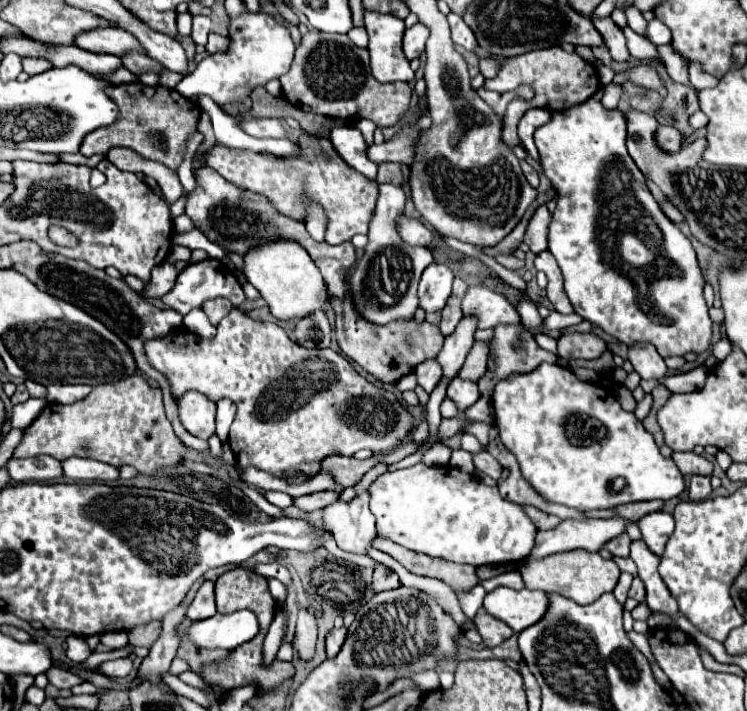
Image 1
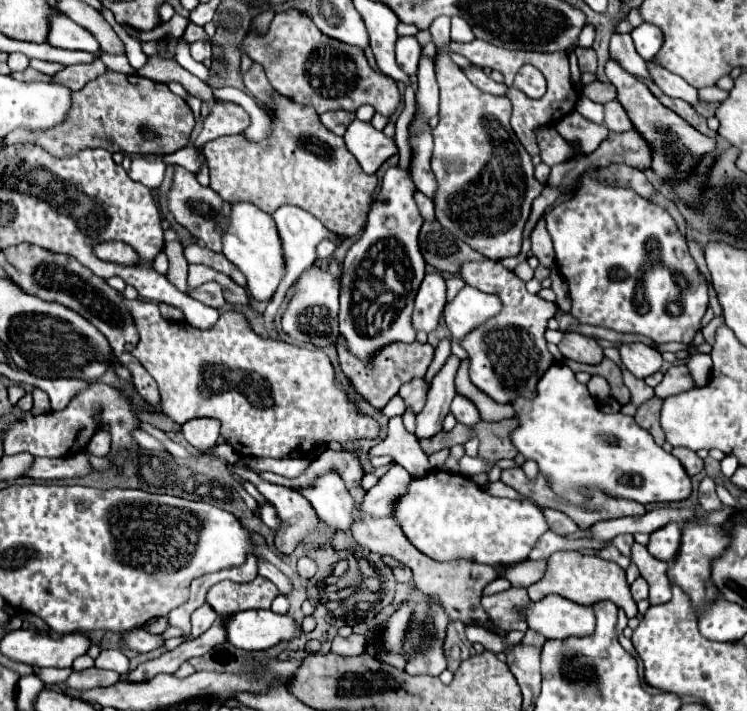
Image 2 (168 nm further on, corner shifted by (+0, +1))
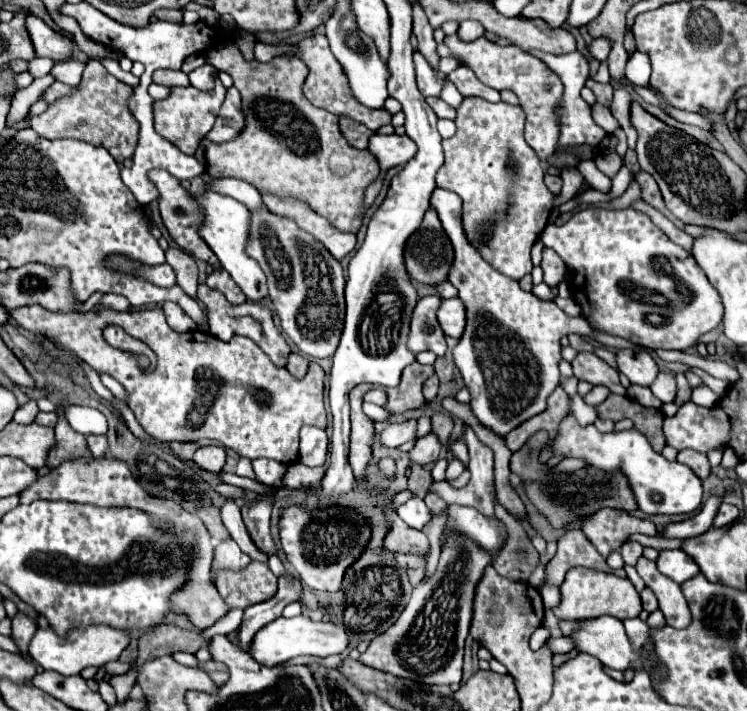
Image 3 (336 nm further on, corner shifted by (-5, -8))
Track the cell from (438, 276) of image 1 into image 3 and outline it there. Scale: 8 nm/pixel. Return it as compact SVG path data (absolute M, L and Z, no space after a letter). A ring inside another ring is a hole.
M438 294L424 296L418 300L414 314L412 314L412 328L408 336L408 348L418 354L422 350L432 350L434 354L442 356L446 352L444 332L440 330L436 310L440 308L442 298Z

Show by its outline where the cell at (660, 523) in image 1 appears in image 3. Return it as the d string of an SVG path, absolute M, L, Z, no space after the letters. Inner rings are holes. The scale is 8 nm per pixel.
M682 548L660 550L660 556L658 556L656 564L658 564L658 570L664 576L670 576L678 584L682 584L684 580L688 580L688 578L692 578L700 572L696 562Z

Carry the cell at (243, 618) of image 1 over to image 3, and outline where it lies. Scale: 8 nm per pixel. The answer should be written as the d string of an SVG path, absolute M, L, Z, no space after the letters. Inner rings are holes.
M296 616L296 618L276 618L268 622L268 626L260 628L252 642L248 654L264 666L276 666L282 662L288 662L290 658L302 656L302 654L312 654L312 656L330 656L330 654L340 654L348 646L348 636L344 626L332 624L332 622L312 622L310 618Z

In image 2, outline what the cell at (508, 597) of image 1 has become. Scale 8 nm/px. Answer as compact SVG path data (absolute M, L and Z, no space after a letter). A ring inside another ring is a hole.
M549 595L539 603L529 603L523 609L529 629L547 639L587 637L595 631L595 613L591 607L577 605L559 595Z

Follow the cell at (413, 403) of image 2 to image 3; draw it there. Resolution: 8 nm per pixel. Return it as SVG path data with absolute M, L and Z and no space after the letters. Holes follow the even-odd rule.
M410 418L402 424L388 424L388 428L380 434L380 442L384 446L402 446L404 442L416 440L416 418Z

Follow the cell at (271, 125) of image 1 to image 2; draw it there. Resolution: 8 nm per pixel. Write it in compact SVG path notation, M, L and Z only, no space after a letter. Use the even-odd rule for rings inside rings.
M215 101L211 113L203 121L203 129L195 139L195 147L201 149L207 141L223 135L237 135L249 127L249 115L231 101Z

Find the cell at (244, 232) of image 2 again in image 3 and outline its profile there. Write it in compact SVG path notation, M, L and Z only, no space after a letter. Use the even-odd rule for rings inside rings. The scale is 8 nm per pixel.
M206 192L204 196L194 196L204 210L204 224L200 226L200 236L206 240L206 244L212 248L212 252L218 256L222 268L234 278L234 282L242 288L242 292L248 296L248 300L262 300L268 296L268 286L264 272L260 270L260 264L254 258L248 258L246 246L248 246L248 218L250 210L236 202L230 196L220 196L214 192Z

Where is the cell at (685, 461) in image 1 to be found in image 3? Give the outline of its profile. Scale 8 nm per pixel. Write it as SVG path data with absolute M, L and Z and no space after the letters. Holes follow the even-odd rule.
M682 450L682 452L678 452L678 462L692 468L700 480L706 480L710 474L710 464L708 464L706 454L700 454L694 450Z

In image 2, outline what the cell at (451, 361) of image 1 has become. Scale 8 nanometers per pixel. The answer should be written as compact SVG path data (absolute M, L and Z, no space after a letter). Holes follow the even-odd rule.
M451 355L443 365L443 369L435 375L427 395L427 403L423 411L417 415L417 431L415 431L417 439L429 439L443 429L443 419L449 413L449 405L455 397L453 381L457 369L459 369L459 359Z

